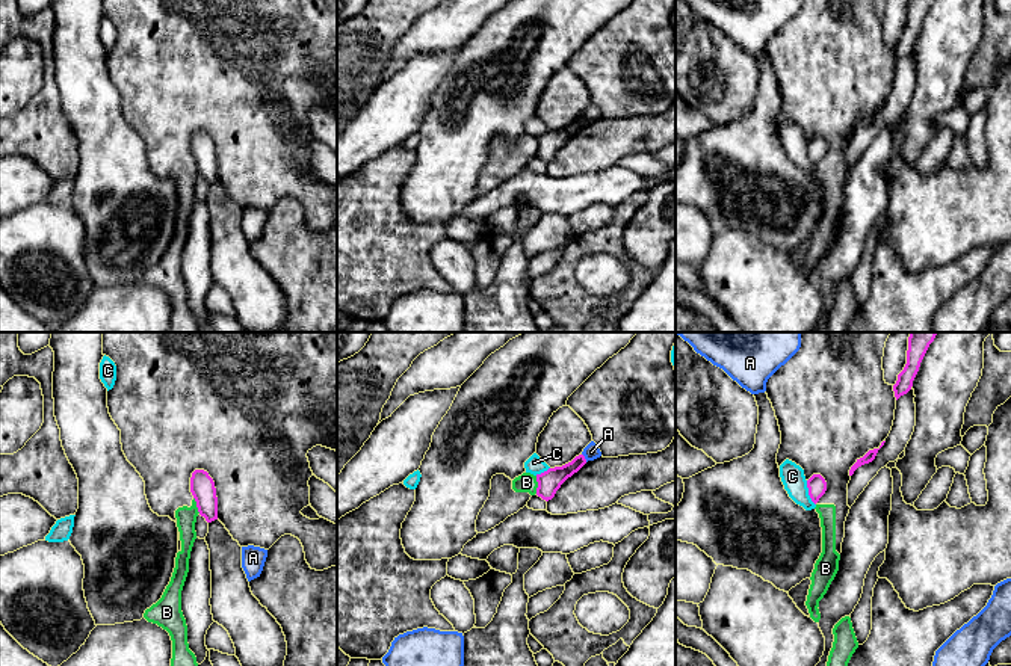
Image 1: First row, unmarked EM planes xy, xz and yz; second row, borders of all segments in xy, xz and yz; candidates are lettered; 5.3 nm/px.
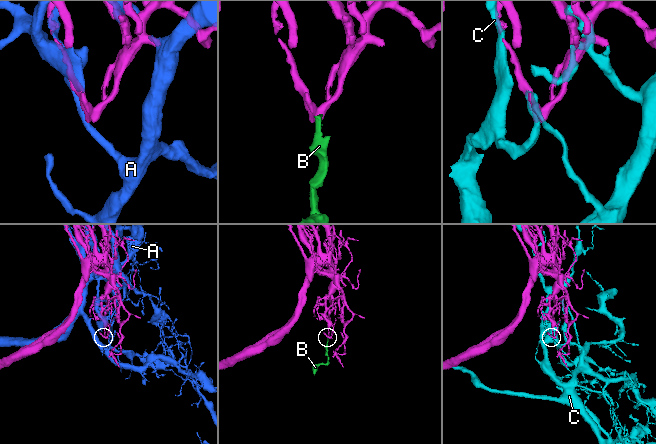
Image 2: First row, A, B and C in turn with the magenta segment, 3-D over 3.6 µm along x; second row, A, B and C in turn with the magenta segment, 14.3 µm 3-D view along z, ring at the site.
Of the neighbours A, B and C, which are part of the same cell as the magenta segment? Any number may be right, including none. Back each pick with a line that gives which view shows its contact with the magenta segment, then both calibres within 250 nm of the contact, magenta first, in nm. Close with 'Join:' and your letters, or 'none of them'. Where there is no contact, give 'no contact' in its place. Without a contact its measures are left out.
Join: none of them

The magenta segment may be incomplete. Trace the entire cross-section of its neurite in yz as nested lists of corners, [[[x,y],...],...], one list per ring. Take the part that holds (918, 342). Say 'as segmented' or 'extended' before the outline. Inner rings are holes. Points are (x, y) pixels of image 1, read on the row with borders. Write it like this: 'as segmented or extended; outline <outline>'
as segmented; outline [[[910,332],[907,364],[904,370],[898,375],[898,381],[893,385],[896,400],[911,390],[920,362],[937,334],[938,332]]]

